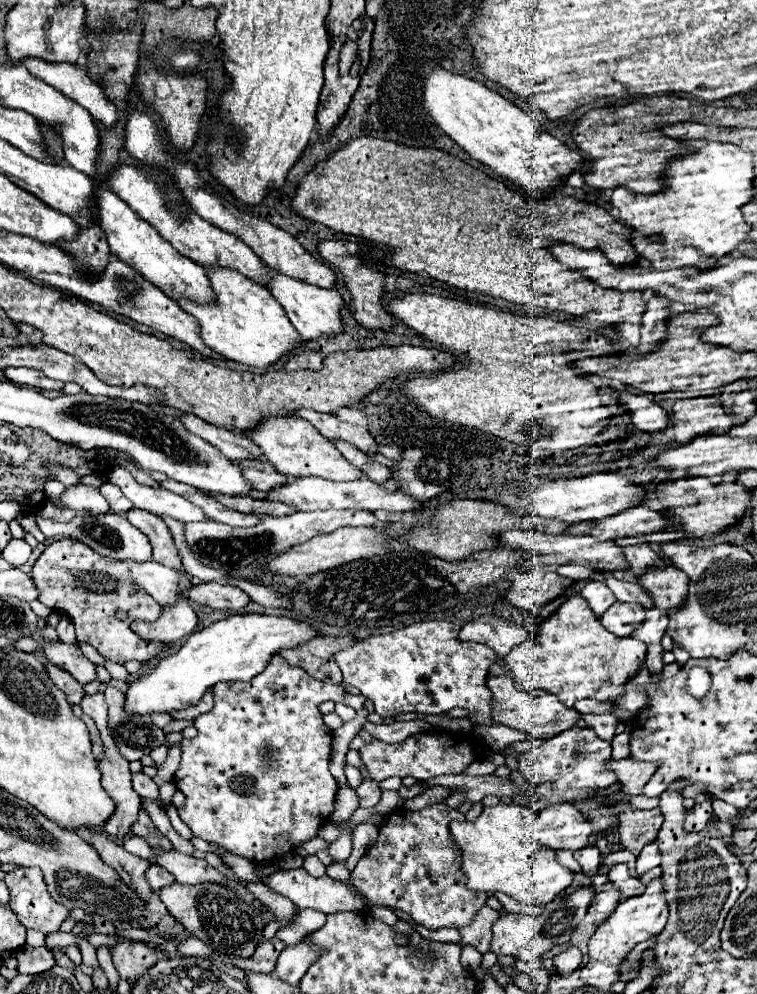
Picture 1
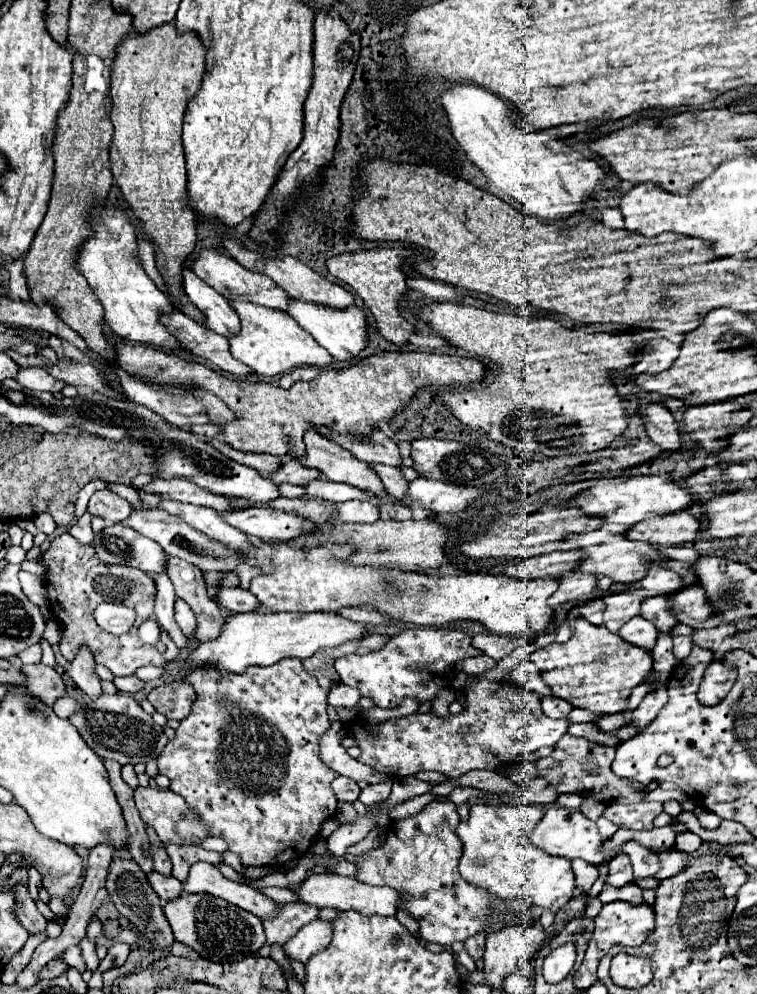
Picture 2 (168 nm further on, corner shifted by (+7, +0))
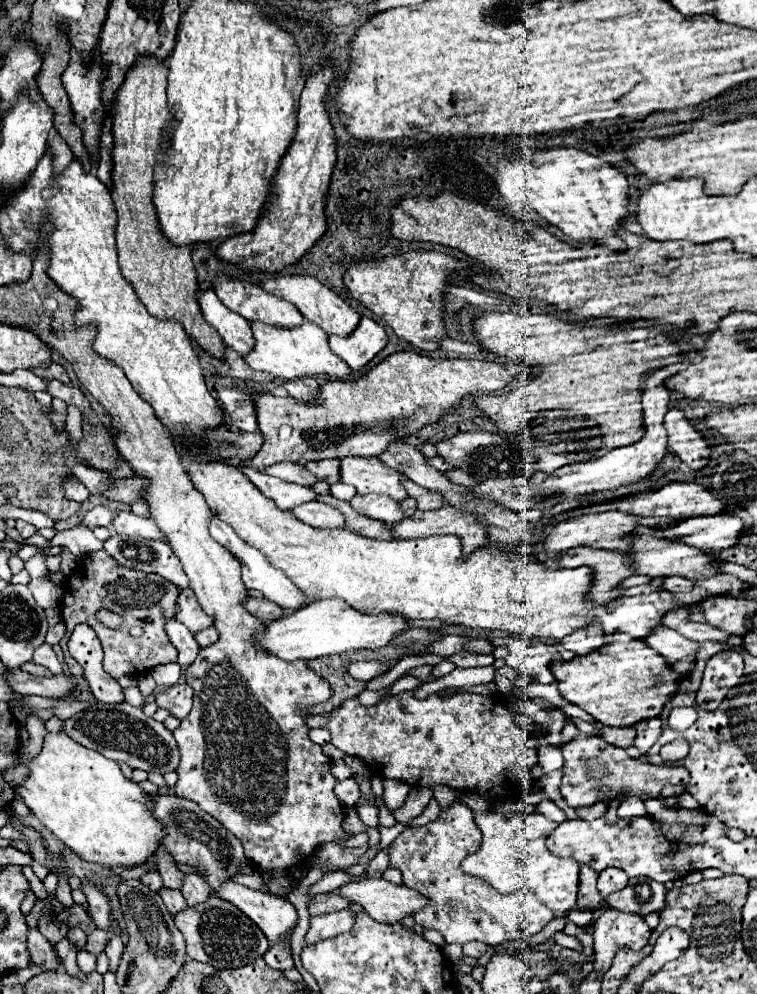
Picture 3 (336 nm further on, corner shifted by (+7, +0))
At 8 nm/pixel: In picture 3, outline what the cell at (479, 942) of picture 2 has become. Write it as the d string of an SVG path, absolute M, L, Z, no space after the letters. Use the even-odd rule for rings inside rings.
M467 942L465 946L463 946L463 956L471 956L471 958L481 958L483 954L485 954L485 950L487 950L489 946L487 944L483 944L483 942Z

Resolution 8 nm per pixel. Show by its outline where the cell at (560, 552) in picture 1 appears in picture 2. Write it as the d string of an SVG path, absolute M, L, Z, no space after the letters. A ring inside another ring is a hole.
M614 534L611 542L603 542L597 546L587 546L581 548L581 552L585 554L585 558L579 562L579 566L575 568L577 572L589 572L589 574L603 574L609 576L615 582L623 582L623 584L631 584L641 580L647 574L647 558L651 558L653 562L663 564L663 556L655 550L655 546L647 544L647 542L632 541L625 538L622 534Z

